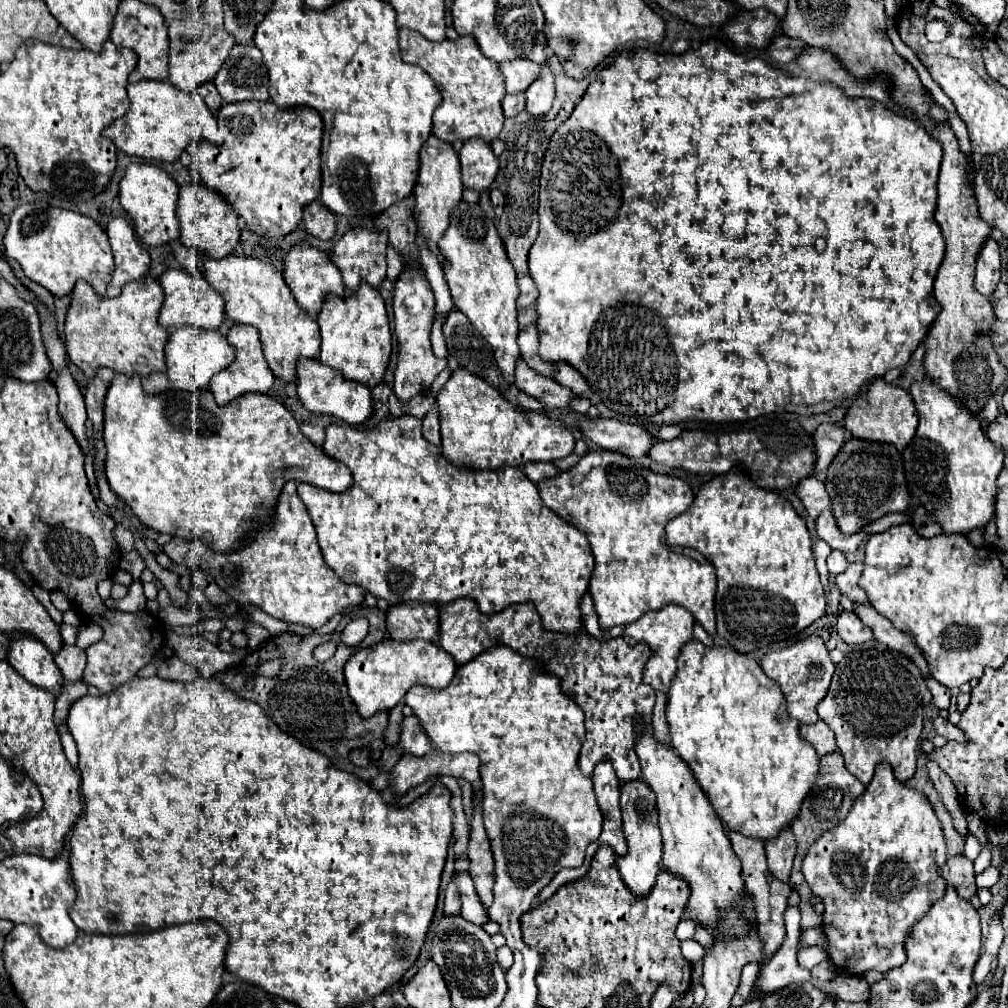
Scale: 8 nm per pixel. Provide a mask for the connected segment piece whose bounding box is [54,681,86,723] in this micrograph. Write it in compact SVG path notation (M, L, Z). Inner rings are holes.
M64 681L60 687L60 693L56 697L56 711L54 711L54 721L60 723L62 719L66 719L70 703L78 697L86 695L86 685L82 681Z

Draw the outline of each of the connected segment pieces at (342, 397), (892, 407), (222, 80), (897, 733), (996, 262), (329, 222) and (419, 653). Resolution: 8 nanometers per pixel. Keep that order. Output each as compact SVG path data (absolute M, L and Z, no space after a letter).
M306 357L298 359L296 391L298 391L302 405L308 411L328 413L328 415L334 415L334 417L338 417L346 423L352 423L352 425L358 425L360 421L368 419L372 413L370 389L366 385L362 385L360 381L350 381L350 379L340 377L340 373L322 365L318 359L306 359Z
M882 377L874 379L868 387L868 391L864 395L860 395L858 399L854 399L854 403L850 405L846 419L844 419L844 427L860 439L868 439L868 441L890 441L894 445L898 445L898 449L902 451L914 437L918 425L918 411L914 407L912 395L902 389L902 387L894 387L890 383L886 383Z
M234 45L222 69L214 77L214 85L224 103L268 99L268 71L256 45Z
M870 641L862 645L864 651L854 653L846 659L844 665L836 665L836 673L832 677L832 685L828 689L828 695L818 703L818 715L828 723L830 729L836 733L838 749L846 761L846 769L858 777L864 785L870 783L874 775L874 767L880 761L888 761L894 769L894 775L900 781L906 781L916 771L916 755L918 745L922 739L922 695L916 683L916 677L900 665L900 661L894 657L898 653L878 645L876 641Z
M994 239L982 243L980 253L976 257L976 279L974 287L978 293L990 297L996 283L1000 281L1000 249Z
M314 201L304 207L304 227L310 235L328 241L336 233L336 219L330 209L326 209L320 201Z
M386 639L368 649L356 651L344 665L348 693L362 717L372 717L382 709L392 709L396 703L404 699L404 695L414 683L424 683L434 689L448 687L454 677L454 671L456 663L452 661L452 657L440 645L424 639L414 641Z

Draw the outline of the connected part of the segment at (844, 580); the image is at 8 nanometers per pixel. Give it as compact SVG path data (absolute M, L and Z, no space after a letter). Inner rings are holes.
M856 561L852 565L848 565L848 569L840 575L836 575L836 585L840 589L842 595L846 595L850 601L854 603L868 603L868 597L864 593L864 589L858 585L862 575L862 563Z

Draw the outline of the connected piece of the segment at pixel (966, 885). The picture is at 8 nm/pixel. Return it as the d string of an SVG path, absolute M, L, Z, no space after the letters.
M956 855L948 859L946 865L940 867L940 875L946 879L948 885L954 885L954 889L962 899L970 899L976 893L974 863L964 855Z

